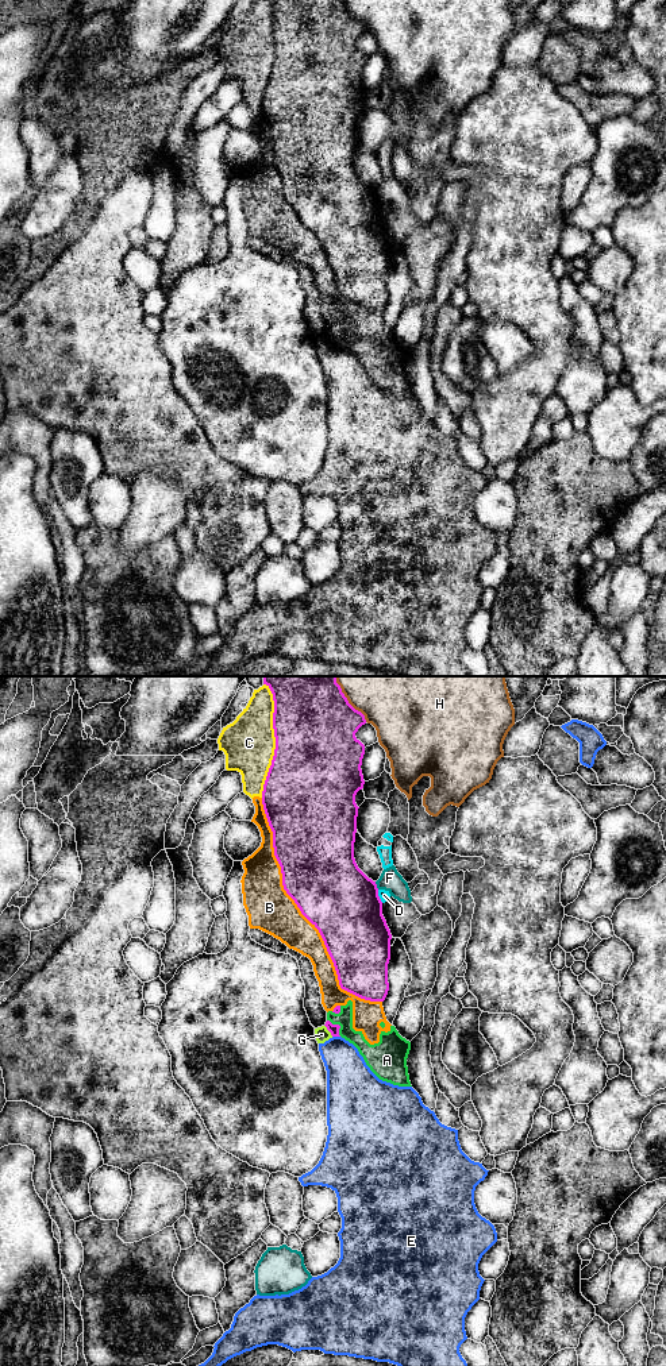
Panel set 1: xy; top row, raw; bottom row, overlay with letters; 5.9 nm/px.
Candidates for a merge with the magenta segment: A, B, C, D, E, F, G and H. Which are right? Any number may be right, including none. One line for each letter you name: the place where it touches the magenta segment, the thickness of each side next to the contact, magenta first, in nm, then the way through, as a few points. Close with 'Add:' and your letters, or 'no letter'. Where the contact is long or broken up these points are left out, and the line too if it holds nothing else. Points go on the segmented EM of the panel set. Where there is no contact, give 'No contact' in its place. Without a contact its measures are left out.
Add: no letter

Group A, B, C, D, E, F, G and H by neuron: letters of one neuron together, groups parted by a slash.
A B C / D / E / F / G / H

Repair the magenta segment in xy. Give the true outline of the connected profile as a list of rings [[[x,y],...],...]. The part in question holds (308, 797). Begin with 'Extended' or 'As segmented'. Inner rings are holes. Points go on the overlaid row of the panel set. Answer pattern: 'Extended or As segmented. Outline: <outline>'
As segmented. Outline: [[[263,676],[263,684],[270,688],[274,701],[276,749],[263,784],[262,804],[273,831],[284,890],[319,930],[340,988],[365,1000],[384,1002],[389,991],[392,934],[382,915],[377,884],[358,868],[354,858],[359,809],[355,795],[365,784],[361,769],[365,745],[355,733],[366,723],[365,715],[349,703],[336,676]]]

